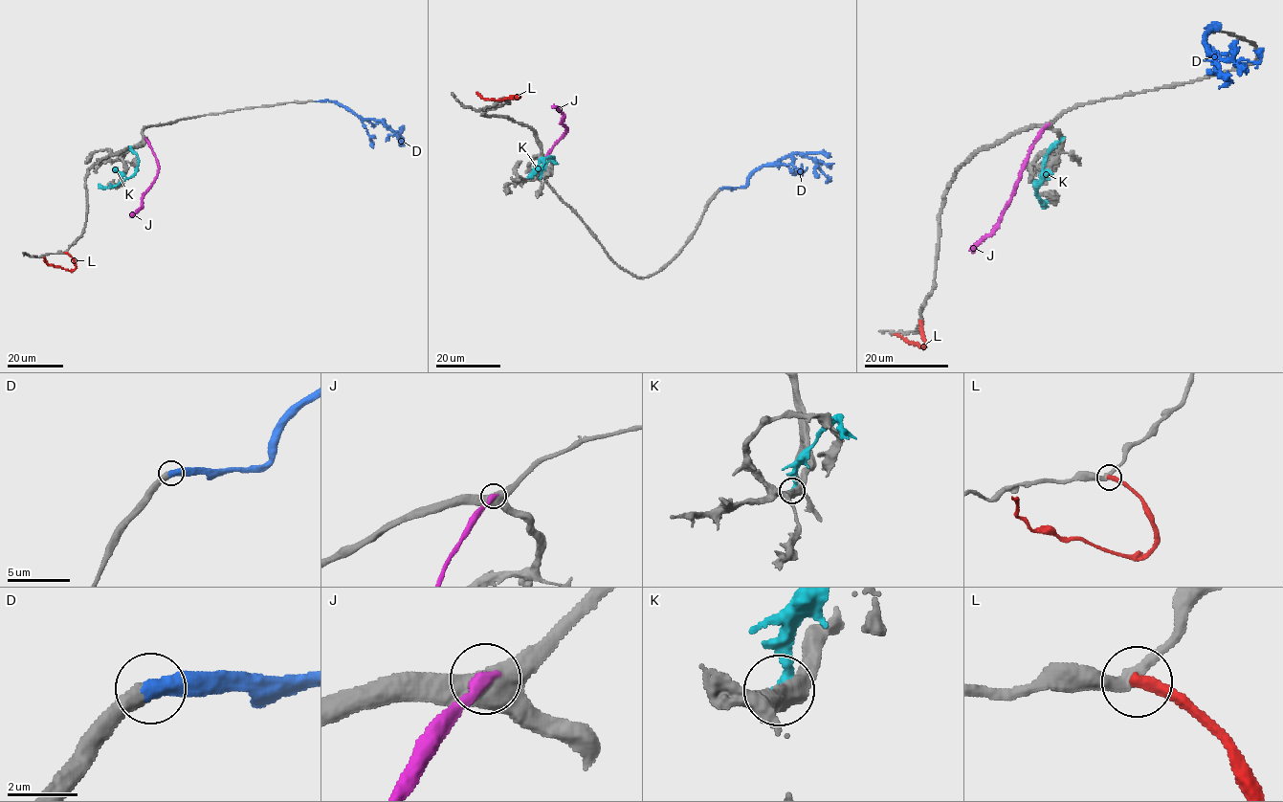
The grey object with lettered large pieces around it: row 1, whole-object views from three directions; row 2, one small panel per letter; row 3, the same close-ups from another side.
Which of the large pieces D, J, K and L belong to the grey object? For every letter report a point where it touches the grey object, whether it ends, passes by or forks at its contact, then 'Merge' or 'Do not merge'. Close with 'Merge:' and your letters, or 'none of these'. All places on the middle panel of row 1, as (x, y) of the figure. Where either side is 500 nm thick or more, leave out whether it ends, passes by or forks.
D: Touches grey at (721, 189). It ends there. Merge
J: Touches grey at (544, 160). Do not merge
K: Touches grey at (541, 176). Do not merge
L: Touches grey at (500, 100). It ends there. Do not merge
Merge: D

